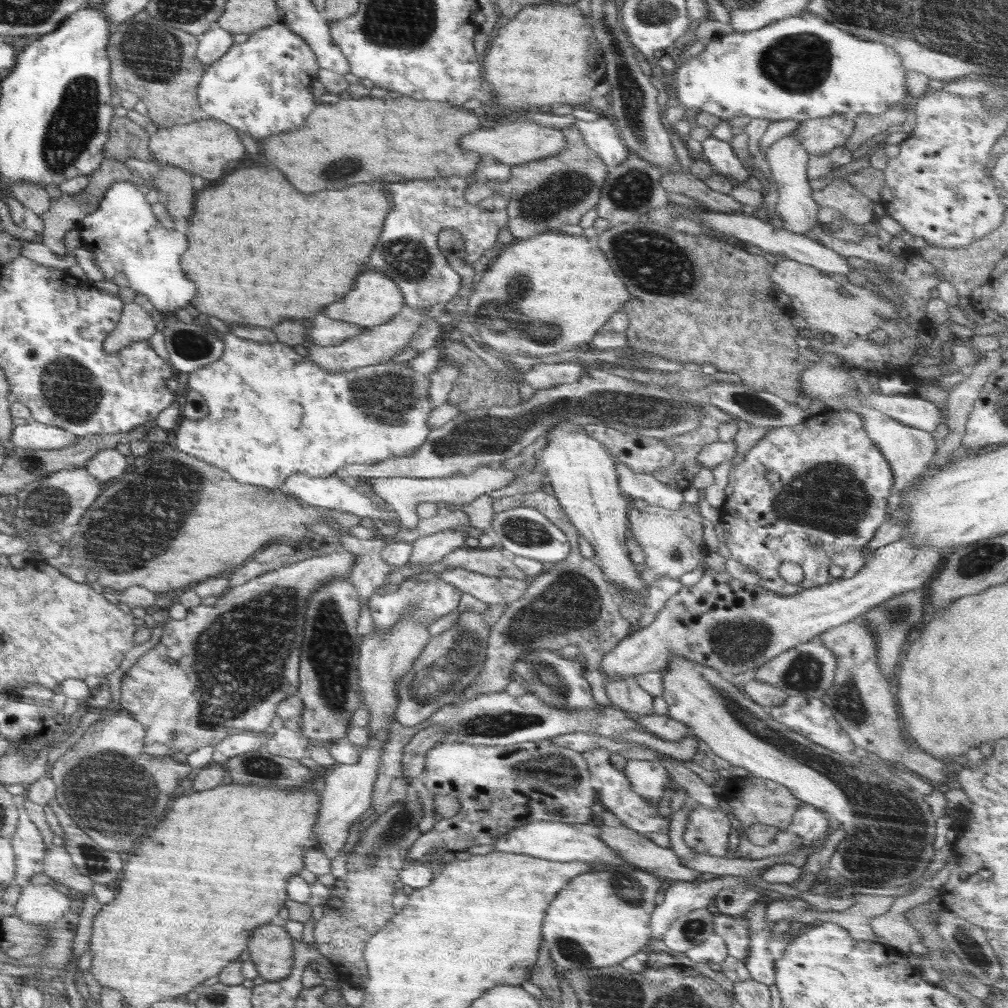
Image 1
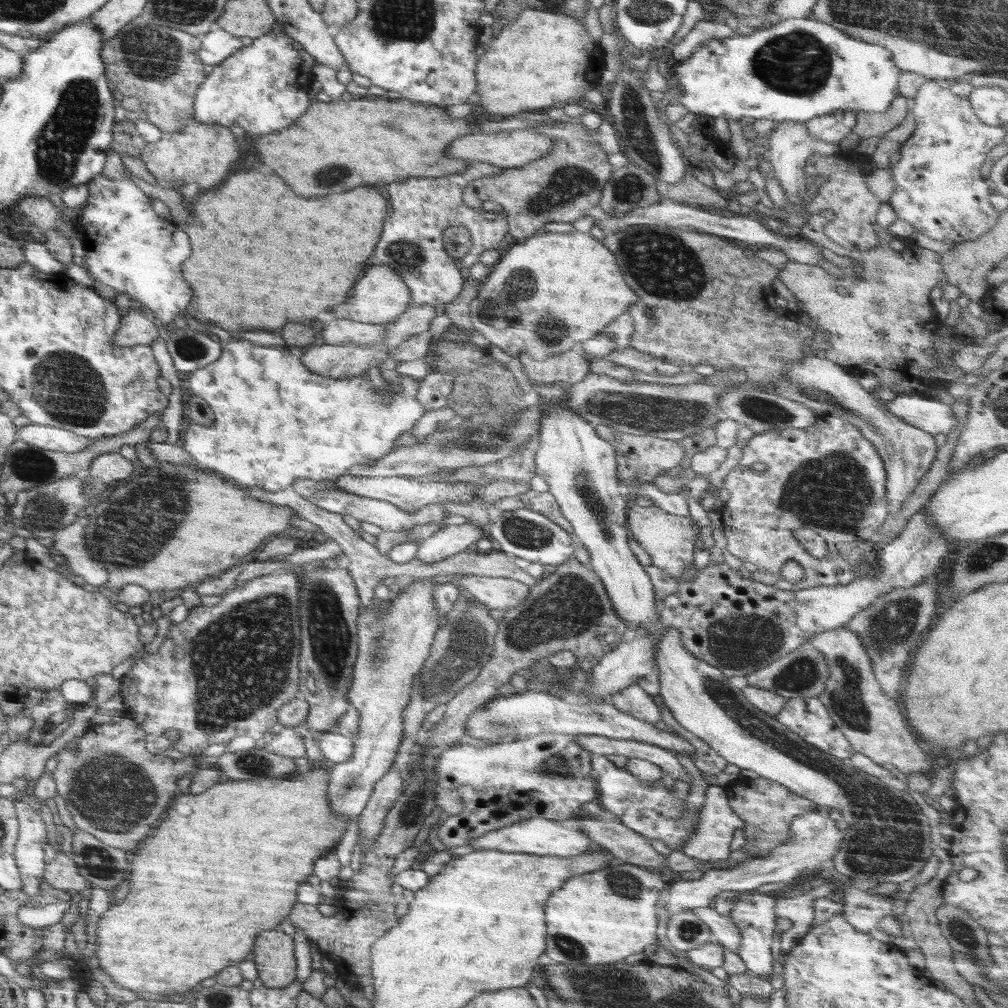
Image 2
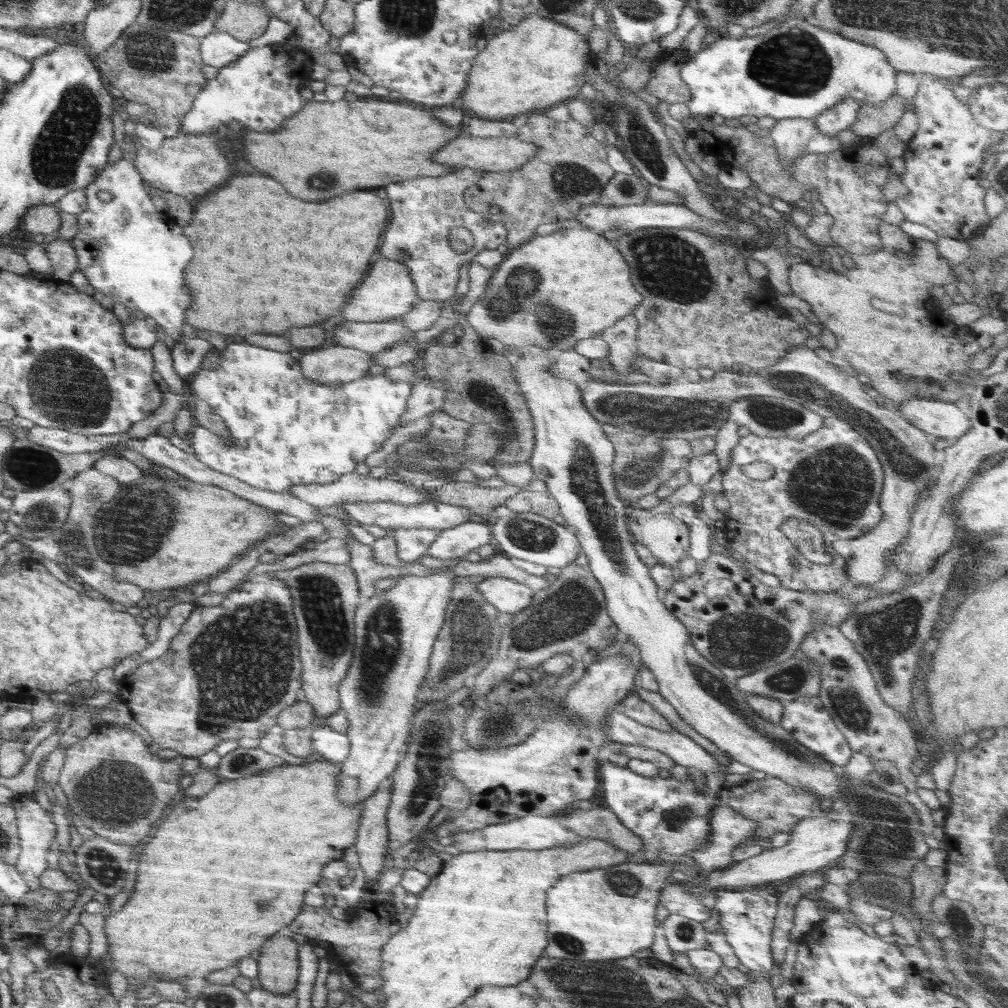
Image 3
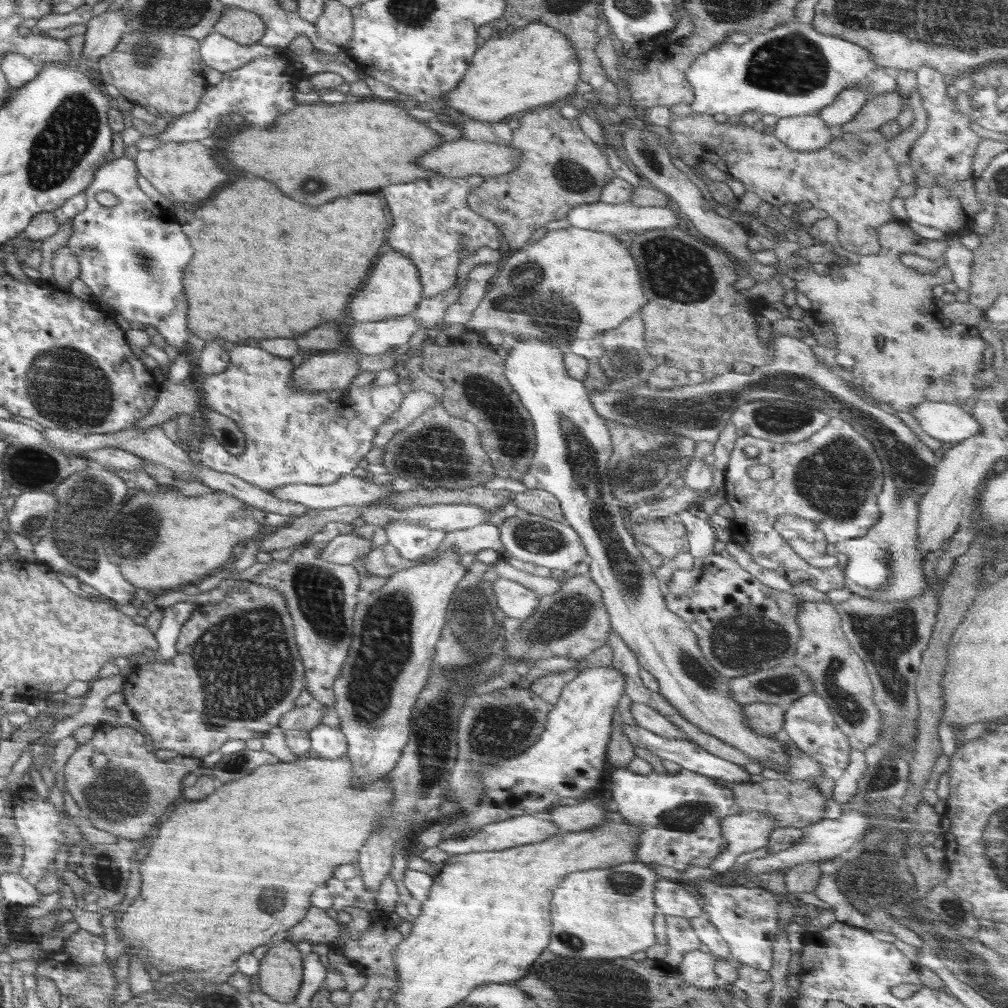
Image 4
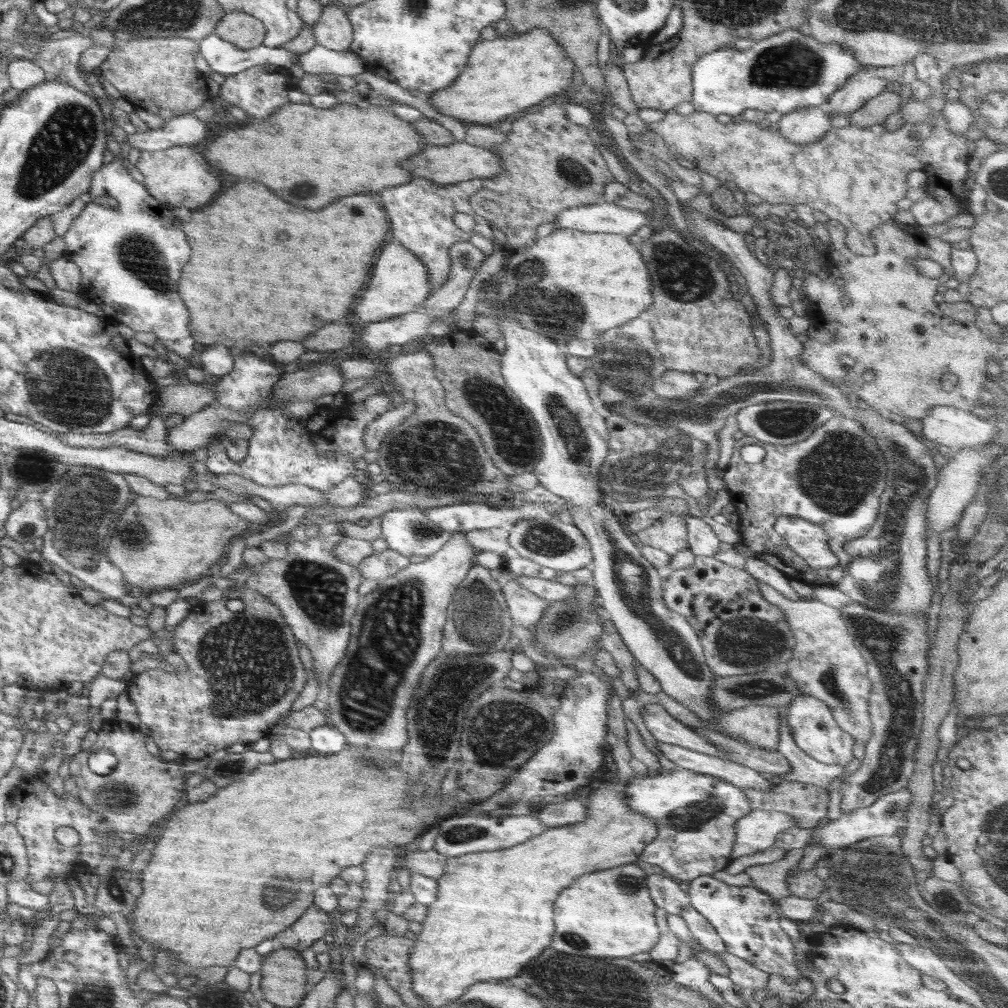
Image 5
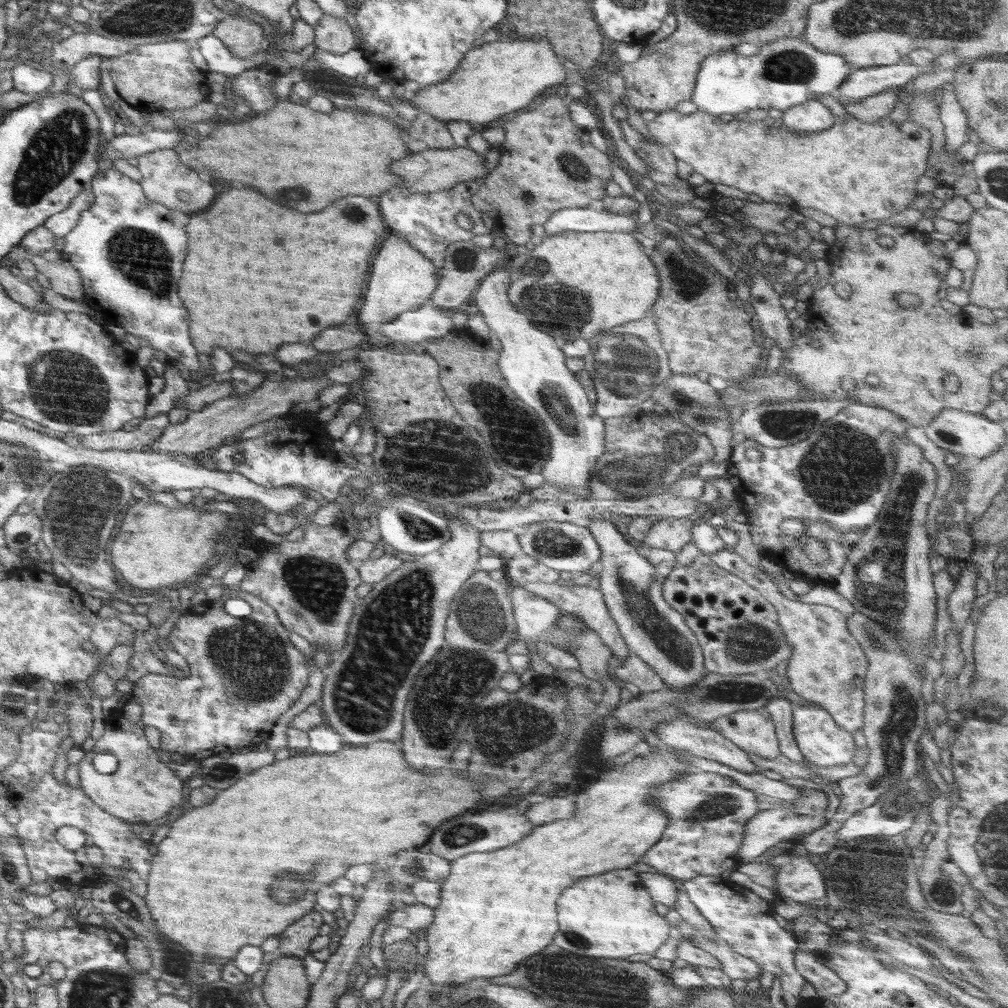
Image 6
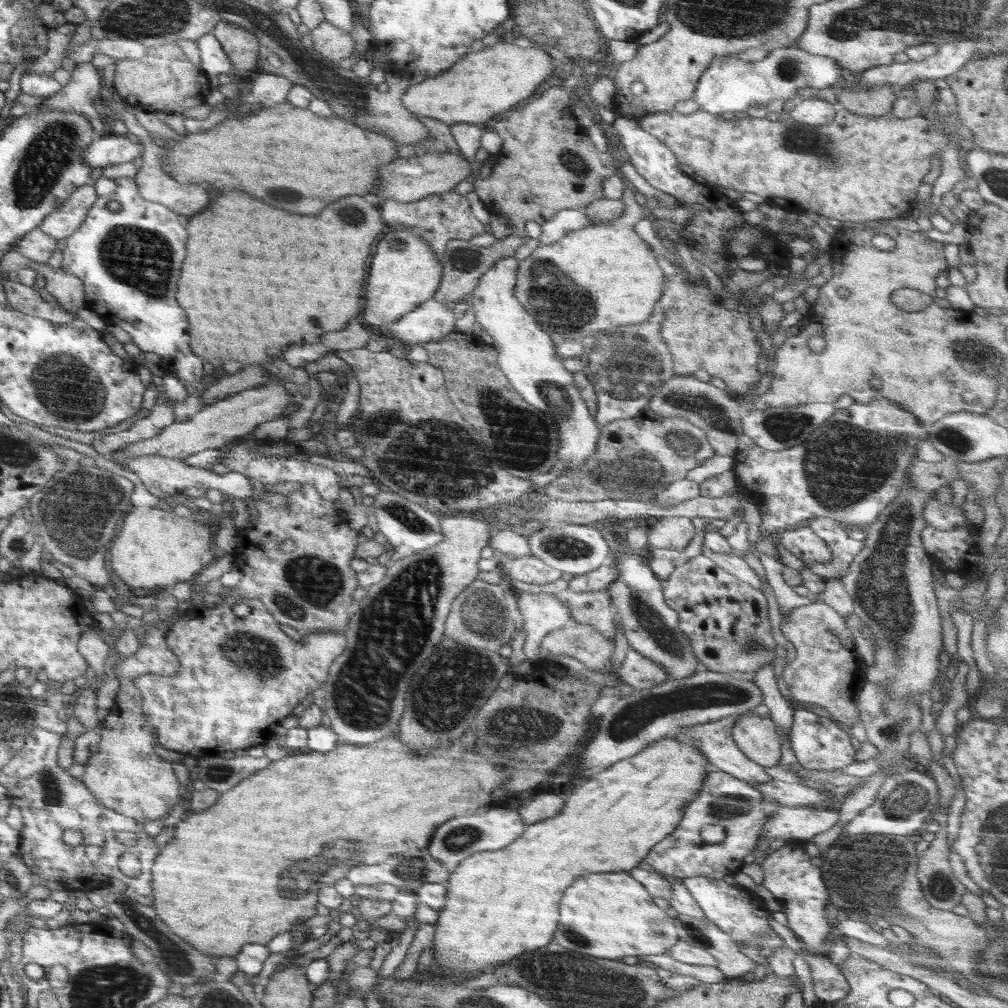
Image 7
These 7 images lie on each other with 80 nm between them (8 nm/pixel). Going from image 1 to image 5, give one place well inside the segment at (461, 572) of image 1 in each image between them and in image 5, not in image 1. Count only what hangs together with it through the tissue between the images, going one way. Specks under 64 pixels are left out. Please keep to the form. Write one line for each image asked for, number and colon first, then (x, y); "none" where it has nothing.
2: (500, 593)
3: (507, 595)
4: (515, 600)
5: (526, 609)

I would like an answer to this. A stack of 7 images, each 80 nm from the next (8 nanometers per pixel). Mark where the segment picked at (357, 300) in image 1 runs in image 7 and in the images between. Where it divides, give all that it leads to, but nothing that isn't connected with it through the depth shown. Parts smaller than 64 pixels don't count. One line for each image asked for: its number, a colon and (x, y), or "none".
2: (381, 296)
3: (388, 292)
4: (394, 289)
5: (400, 283)
6: (402, 278)
7: (403, 273)

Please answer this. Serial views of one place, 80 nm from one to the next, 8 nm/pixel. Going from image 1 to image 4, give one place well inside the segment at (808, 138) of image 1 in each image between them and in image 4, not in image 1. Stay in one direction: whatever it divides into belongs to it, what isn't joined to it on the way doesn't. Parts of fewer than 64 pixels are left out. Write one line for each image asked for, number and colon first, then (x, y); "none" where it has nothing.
2: (831, 128)
3: (841, 117)
4: (849, 102)

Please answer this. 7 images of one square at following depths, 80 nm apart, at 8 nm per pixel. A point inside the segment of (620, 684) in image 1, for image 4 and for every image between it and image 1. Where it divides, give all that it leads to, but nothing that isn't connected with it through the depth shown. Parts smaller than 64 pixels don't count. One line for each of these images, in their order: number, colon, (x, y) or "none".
2: (633, 700)
3: (632, 705)
4: (647, 717)

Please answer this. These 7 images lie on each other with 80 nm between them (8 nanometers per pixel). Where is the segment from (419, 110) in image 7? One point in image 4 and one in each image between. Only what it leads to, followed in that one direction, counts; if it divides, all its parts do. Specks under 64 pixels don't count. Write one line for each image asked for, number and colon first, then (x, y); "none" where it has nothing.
4: (510, 74)
5: (505, 76)
6: (495, 79)

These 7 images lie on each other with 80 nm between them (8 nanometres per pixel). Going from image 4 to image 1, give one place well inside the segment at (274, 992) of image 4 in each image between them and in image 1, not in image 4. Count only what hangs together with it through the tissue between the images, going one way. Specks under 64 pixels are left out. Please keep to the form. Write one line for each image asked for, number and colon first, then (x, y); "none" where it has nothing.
1: (271, 949)
2: (274, 952)
3: (278, 966)

